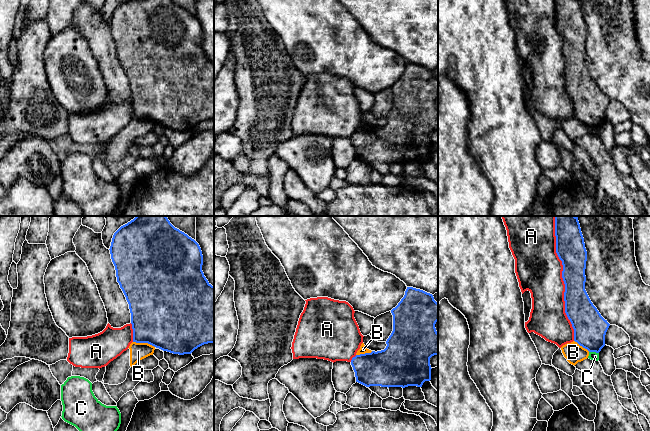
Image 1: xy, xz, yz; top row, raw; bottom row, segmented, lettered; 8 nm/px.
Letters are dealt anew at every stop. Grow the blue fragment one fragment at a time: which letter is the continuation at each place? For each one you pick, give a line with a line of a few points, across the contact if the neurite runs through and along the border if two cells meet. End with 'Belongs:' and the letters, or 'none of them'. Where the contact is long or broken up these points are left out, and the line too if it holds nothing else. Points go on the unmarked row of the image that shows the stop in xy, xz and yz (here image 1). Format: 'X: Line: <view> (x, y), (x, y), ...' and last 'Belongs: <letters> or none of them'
Belongs: none of them

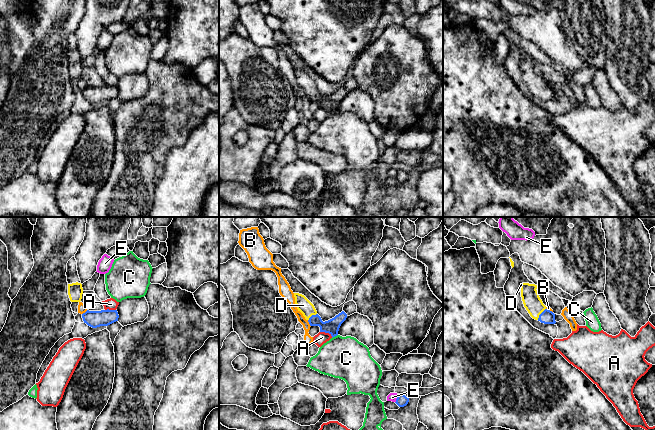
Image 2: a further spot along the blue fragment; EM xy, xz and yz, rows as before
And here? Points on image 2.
D: Line: yz (547, 93), (540, 90), (530, 73)
Belongs: D

